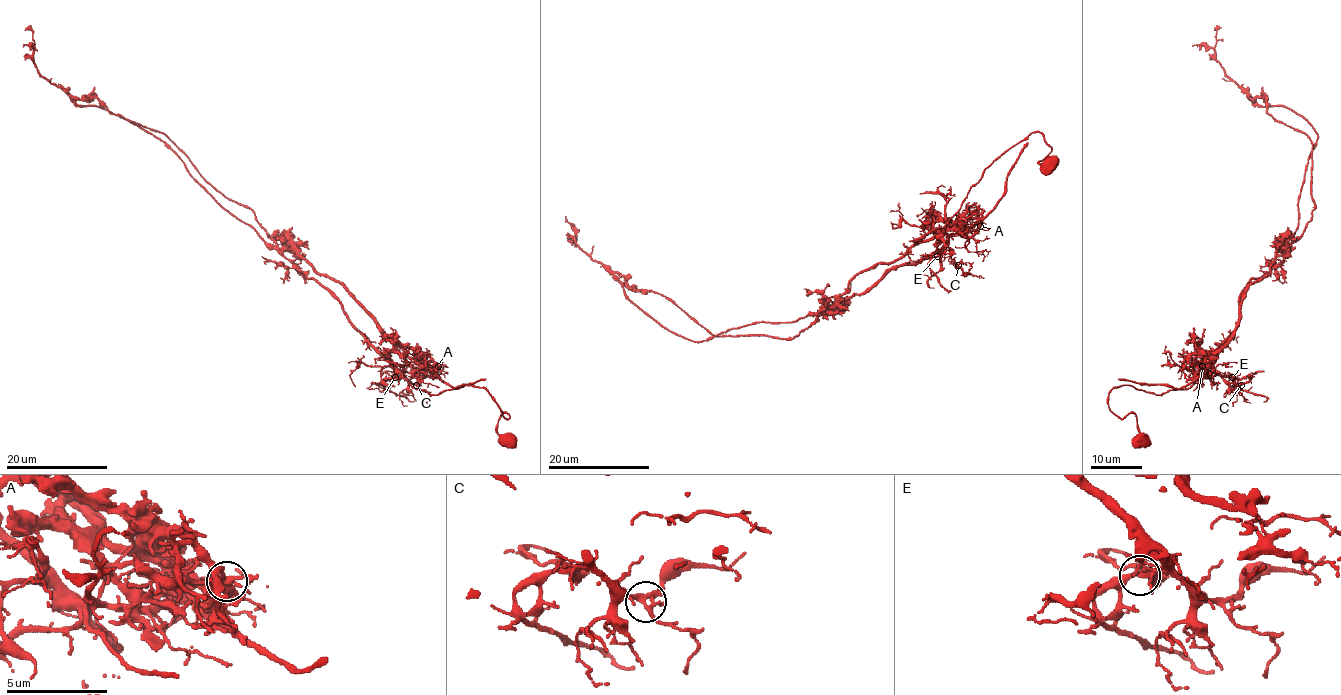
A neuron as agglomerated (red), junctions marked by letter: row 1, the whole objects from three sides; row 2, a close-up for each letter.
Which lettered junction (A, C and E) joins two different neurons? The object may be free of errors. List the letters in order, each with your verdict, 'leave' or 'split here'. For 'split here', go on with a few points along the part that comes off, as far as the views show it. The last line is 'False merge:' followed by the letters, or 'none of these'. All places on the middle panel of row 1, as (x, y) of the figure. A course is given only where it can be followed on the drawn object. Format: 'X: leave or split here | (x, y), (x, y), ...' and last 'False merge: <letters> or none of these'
A: split here | (980, 226), (955, 232), (929, 257), (890, 268), (792, 338), (715, 336), (660, 294), (628, 284), (623, 274)
C: leave
E: leave
False merge: A

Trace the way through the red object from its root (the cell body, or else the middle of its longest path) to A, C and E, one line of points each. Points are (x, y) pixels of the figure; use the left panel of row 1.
A: (505, 439), (497, 424), (509, 415), (485, 388), (458, 385), (430, 395), (406, 380), (438, 366)
C: (505, 439), (497, 424), (509, 415), (485, 388), (458, 385), (430, 395), (401, 372), (416, 385)
E: (505, 439), (497, 424), (509, 415), (485, 388), (458, 385), (430, 395), (401, 372), (395, 377)

